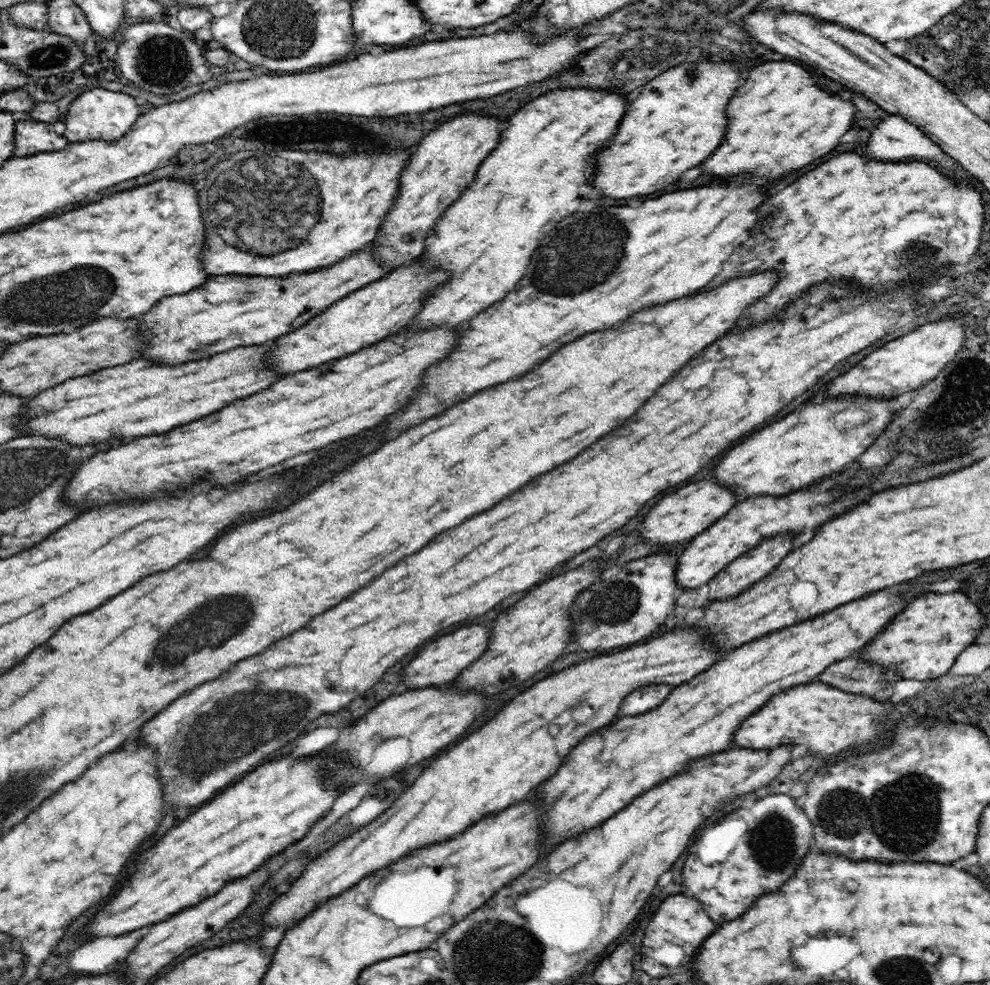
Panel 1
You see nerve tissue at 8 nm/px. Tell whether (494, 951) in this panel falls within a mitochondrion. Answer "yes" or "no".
yes

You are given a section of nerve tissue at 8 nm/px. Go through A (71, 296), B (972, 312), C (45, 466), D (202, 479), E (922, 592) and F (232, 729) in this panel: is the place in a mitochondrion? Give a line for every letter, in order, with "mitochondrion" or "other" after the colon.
A: mitochondrion
B: other
C: mitochondrion
D: other
E: other
F: mitochondrion

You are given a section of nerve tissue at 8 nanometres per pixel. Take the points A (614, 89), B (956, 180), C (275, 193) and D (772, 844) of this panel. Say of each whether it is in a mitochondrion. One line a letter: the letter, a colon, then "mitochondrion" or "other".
A: other
B: other
C: mitochondrion
D: mitochondrion

